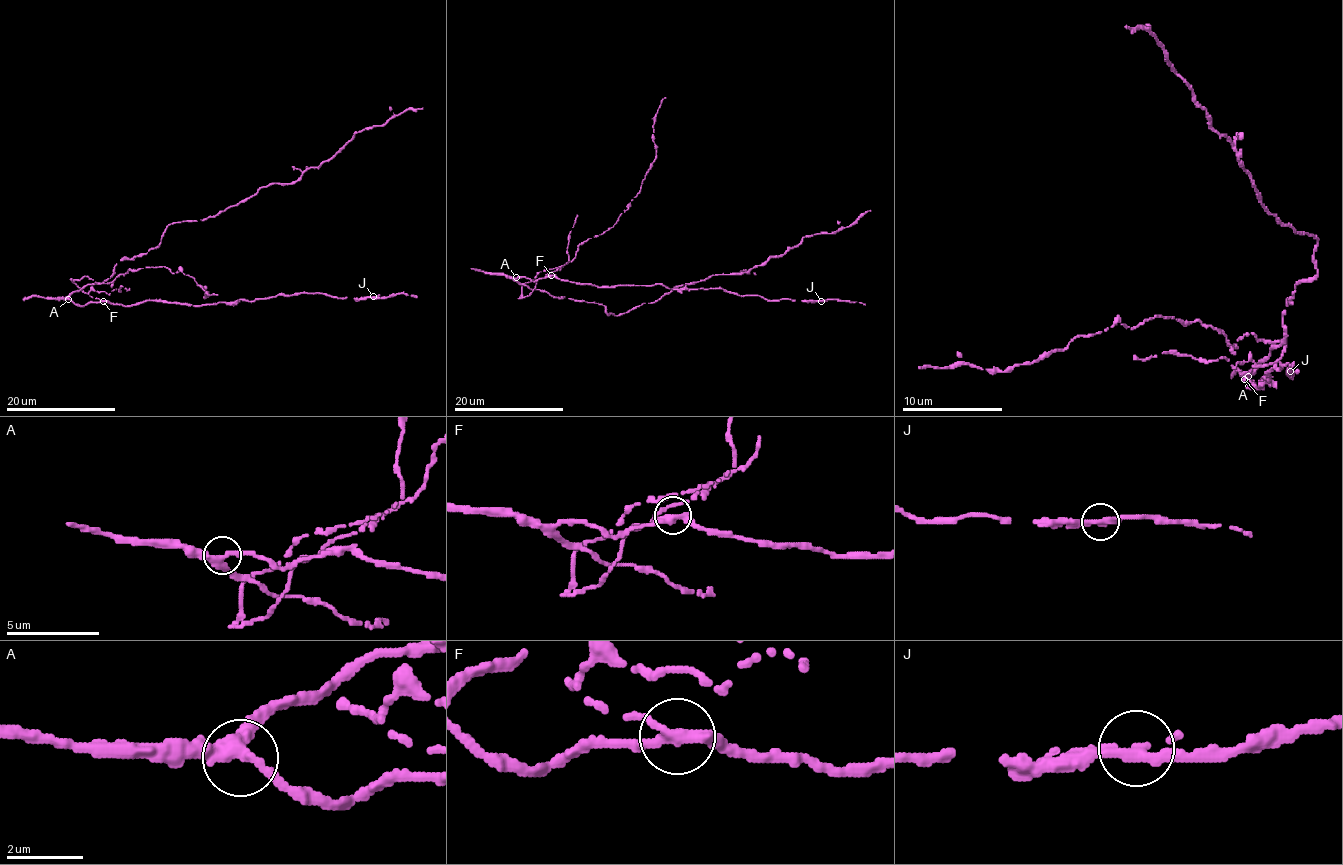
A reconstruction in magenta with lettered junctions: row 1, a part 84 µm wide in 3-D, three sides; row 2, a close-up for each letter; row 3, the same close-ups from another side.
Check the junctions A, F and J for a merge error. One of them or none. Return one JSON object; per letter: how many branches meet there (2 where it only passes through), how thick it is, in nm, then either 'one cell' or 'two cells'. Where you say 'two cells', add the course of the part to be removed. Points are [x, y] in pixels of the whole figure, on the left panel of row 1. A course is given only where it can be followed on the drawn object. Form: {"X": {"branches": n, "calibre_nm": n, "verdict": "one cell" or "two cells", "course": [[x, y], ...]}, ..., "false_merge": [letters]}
{"A": {"branches": 3, "calibre_nm": 340, "verdict": "one cell"}, "F": {"branches": 3, "calibre_nm": 280, "verdict": "two cells", "course": [[102, 301], [73, 280], [83, 276], [110, 283], [130, 269], [164, 266], [194, 277], [206, 296], [217, 295]]}, "J": {"branches": 3, "calibre_nm": 280, "verdict": "one cell"}, "false_merge": ["F"]}

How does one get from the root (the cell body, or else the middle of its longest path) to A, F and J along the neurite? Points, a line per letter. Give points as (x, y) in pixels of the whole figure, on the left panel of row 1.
A: (108, 279), (83, 285), (68, 299)
F: (108, 279), (97, 284), (86, 284), (68, 296), (82, 306), (102, 301)
J: (108, 279), (68, 296), (82, 306), (104, 301), (125, 306), (147, 301), (202, 306), (302, 292), (373, 296)

